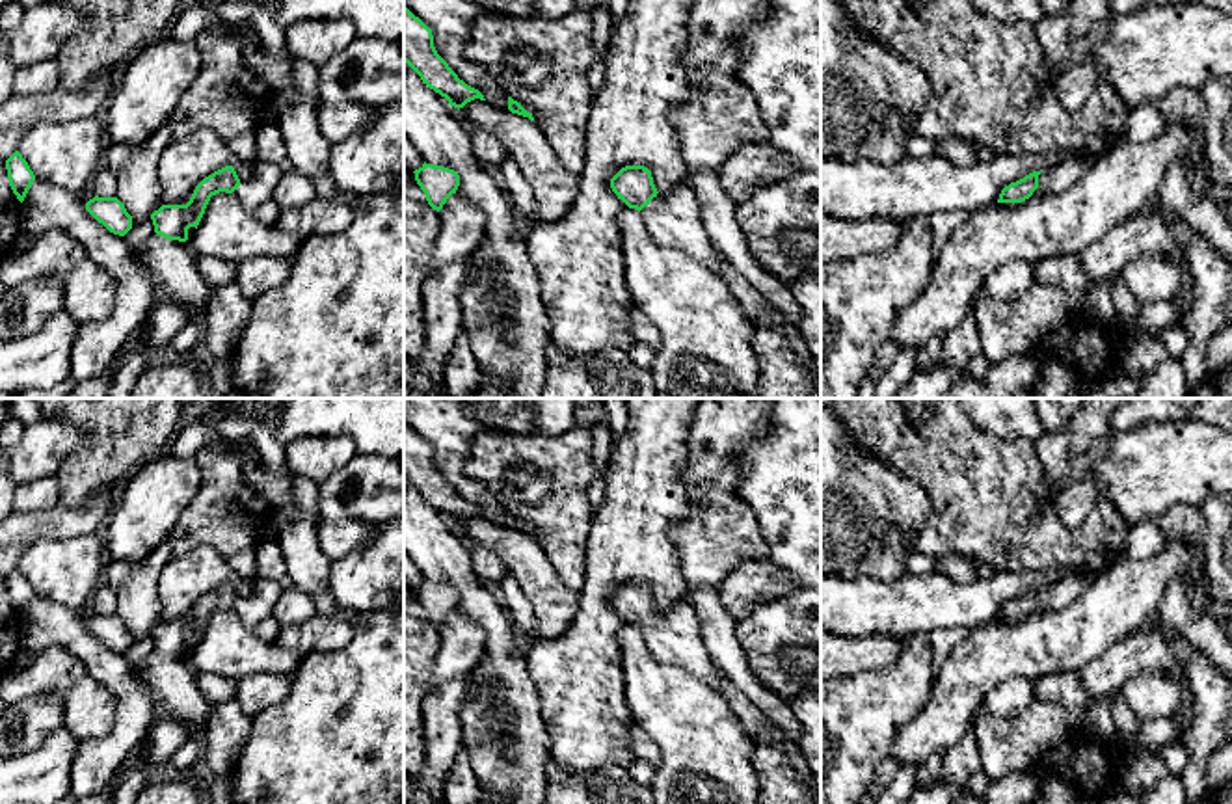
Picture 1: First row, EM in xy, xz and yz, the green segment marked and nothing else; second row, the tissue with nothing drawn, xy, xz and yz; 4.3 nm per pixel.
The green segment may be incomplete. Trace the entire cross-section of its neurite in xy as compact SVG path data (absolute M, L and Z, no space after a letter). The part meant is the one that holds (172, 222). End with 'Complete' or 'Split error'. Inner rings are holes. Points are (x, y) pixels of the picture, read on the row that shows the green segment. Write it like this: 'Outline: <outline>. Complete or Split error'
Outline: M251 162L249 179L240 179L233 166L225 166L205 177L186 205L162 205L154 210L151 214L154 233L167 240L186 242L188 229L197 229L210 197L220 192L233 194L246 210L255 212L272 199L281 177L283 171L274 162Z. Split error

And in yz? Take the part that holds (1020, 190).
Outline: M1076 156L1066 160L1050 158L1040 171L1033 171L1005 186L998 203L1022 203L1031 195L1048 197L1061 194L1074 186L1087 173L1089 166L1089 160Z. Split error

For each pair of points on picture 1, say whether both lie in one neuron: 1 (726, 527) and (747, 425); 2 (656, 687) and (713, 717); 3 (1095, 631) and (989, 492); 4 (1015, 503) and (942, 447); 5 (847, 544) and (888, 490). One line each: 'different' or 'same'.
1: same
2: same
3: different
4: same
5: same

